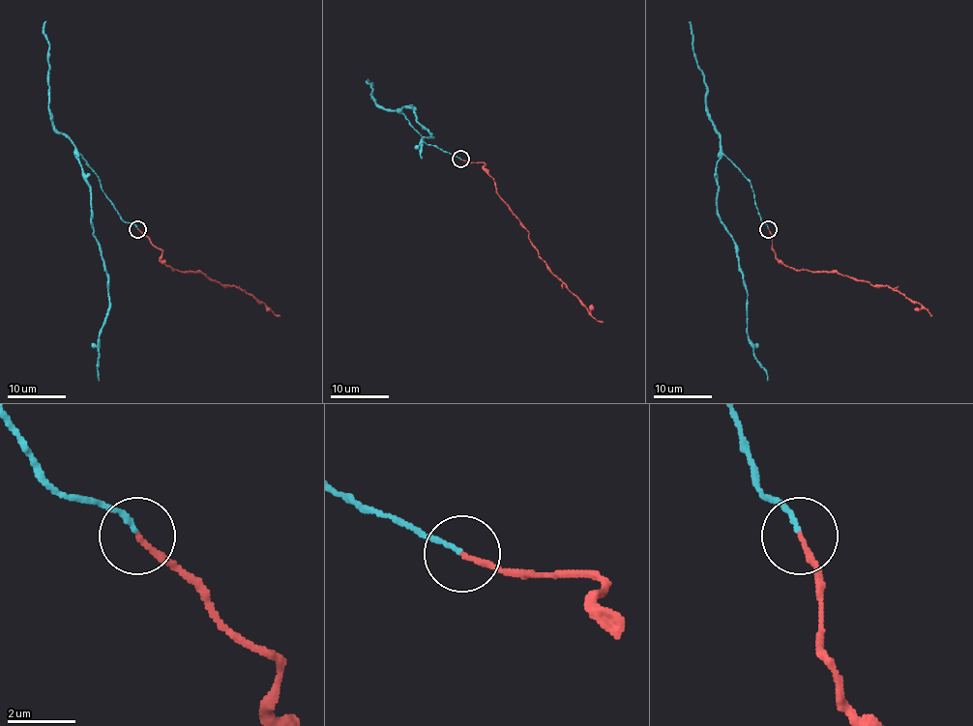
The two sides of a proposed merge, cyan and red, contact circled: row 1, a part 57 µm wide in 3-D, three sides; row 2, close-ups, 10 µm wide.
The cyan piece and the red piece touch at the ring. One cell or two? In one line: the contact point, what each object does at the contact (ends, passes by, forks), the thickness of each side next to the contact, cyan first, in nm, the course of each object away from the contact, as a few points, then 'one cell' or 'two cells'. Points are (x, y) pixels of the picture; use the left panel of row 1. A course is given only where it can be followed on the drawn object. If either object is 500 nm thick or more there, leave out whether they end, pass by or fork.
at (137, 229); cyan ends there; red ends there; 130 nm thick on the cyan side, 150 nm on the other; cyan runs (137, 228), (121, 217), (78, 156), (90, 192), (93, 237), (108, 276), (109, 311), (101, 331), (99, 380); red runs (137, 229), (161, 249), (161, 258), (174, 270), (202, 272), (221, 285), (235, 285), (280, 315); one cell

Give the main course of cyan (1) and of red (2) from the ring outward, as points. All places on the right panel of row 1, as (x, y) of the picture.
1: (768, 228), (751, 181), (721, 156), (717, 216), (734, 243), (748, 294), (749, 343), (768, 380)
2: (768, 229), (772, 249), (784, 264), (799, 270), (839, 272), (872, 285), (888, 285), (919, 303), (932, 315)

